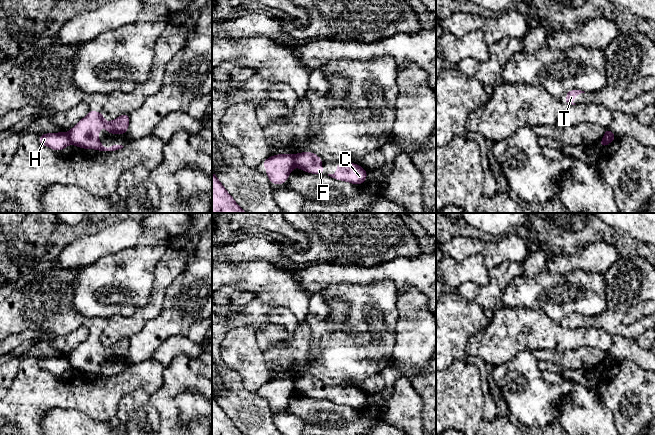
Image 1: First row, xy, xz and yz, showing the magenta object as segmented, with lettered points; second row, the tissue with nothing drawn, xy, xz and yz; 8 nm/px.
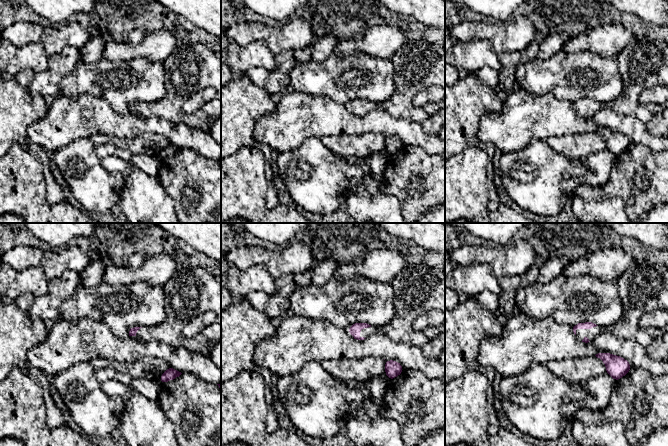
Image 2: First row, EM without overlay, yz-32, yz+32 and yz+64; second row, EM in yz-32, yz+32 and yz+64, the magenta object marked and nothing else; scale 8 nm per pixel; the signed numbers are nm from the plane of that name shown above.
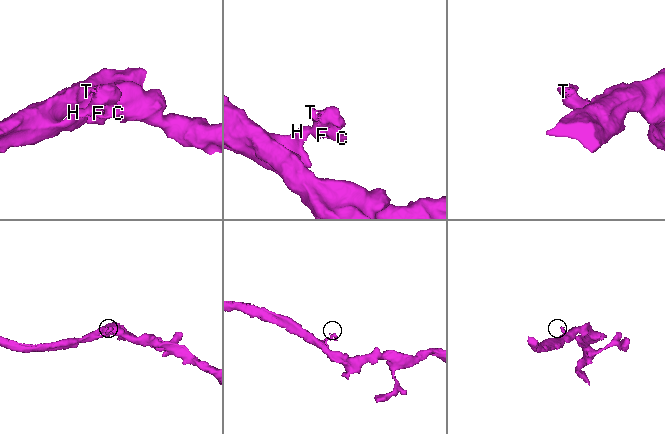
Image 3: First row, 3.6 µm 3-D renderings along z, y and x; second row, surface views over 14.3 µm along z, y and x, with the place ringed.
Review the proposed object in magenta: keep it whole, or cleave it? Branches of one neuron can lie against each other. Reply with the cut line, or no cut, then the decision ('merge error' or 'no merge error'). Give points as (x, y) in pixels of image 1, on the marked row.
yz (614, 138), (602, 140) | merge error

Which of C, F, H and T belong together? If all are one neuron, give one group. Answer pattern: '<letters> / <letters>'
C F T / H

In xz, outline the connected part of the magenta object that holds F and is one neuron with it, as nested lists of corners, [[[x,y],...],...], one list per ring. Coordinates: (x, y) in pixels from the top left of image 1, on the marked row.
[[[302,152],[295,154],[294,164],[299,169],[317,175],[324,175],[324,168],[321,166],[323,158],[319,158],[317,154],[313,152]]]

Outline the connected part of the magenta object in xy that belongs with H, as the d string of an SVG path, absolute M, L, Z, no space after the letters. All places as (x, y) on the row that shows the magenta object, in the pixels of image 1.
M66 132L40 134L39 142L55 151L61 151L71 144Z

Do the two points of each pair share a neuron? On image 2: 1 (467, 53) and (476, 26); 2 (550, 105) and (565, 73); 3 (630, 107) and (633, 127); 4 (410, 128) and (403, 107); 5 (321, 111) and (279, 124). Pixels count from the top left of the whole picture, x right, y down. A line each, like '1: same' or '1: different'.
1: different
2: different
3: different
4: different
5: same

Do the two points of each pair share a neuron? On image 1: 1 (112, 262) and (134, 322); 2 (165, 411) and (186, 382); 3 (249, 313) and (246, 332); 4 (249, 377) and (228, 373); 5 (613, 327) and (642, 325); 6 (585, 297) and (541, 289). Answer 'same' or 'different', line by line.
1: different
2: same
3: different
4: different
5: same
6: same

